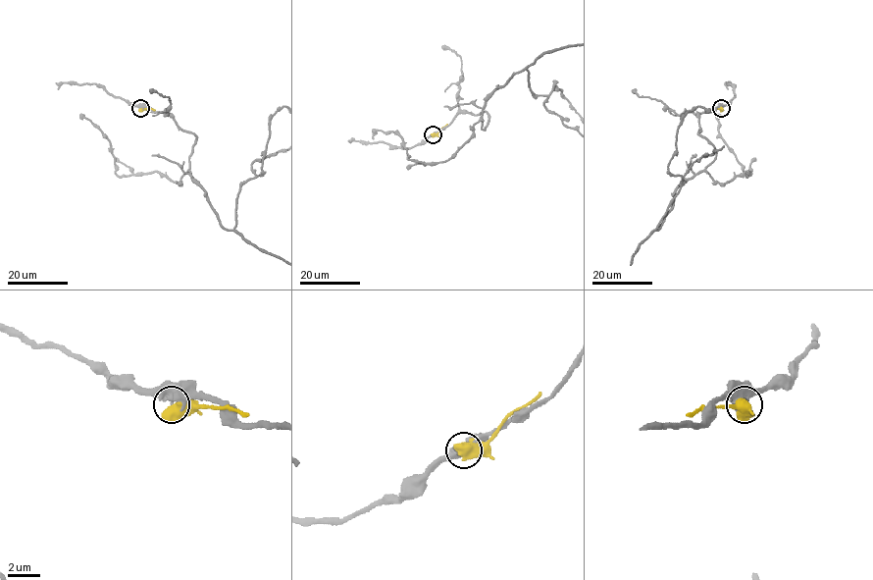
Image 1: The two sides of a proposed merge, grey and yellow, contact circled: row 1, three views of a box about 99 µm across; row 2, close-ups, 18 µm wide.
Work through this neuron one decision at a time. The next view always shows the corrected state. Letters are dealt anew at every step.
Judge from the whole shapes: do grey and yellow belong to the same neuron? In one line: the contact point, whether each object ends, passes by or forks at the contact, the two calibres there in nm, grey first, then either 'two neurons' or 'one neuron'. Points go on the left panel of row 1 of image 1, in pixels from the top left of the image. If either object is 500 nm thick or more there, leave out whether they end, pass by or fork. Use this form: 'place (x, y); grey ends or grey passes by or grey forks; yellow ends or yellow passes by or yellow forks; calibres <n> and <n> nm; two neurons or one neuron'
place (140, 108); calibres 460 and 550 nm; two neurons

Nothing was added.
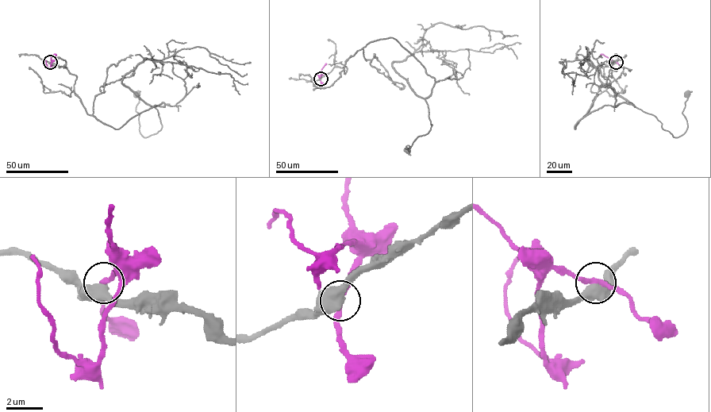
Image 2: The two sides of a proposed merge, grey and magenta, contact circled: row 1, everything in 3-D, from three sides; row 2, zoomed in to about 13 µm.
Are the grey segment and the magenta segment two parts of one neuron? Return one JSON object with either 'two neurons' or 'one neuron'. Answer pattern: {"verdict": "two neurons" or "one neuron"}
{"verdict": "two neurons"}

